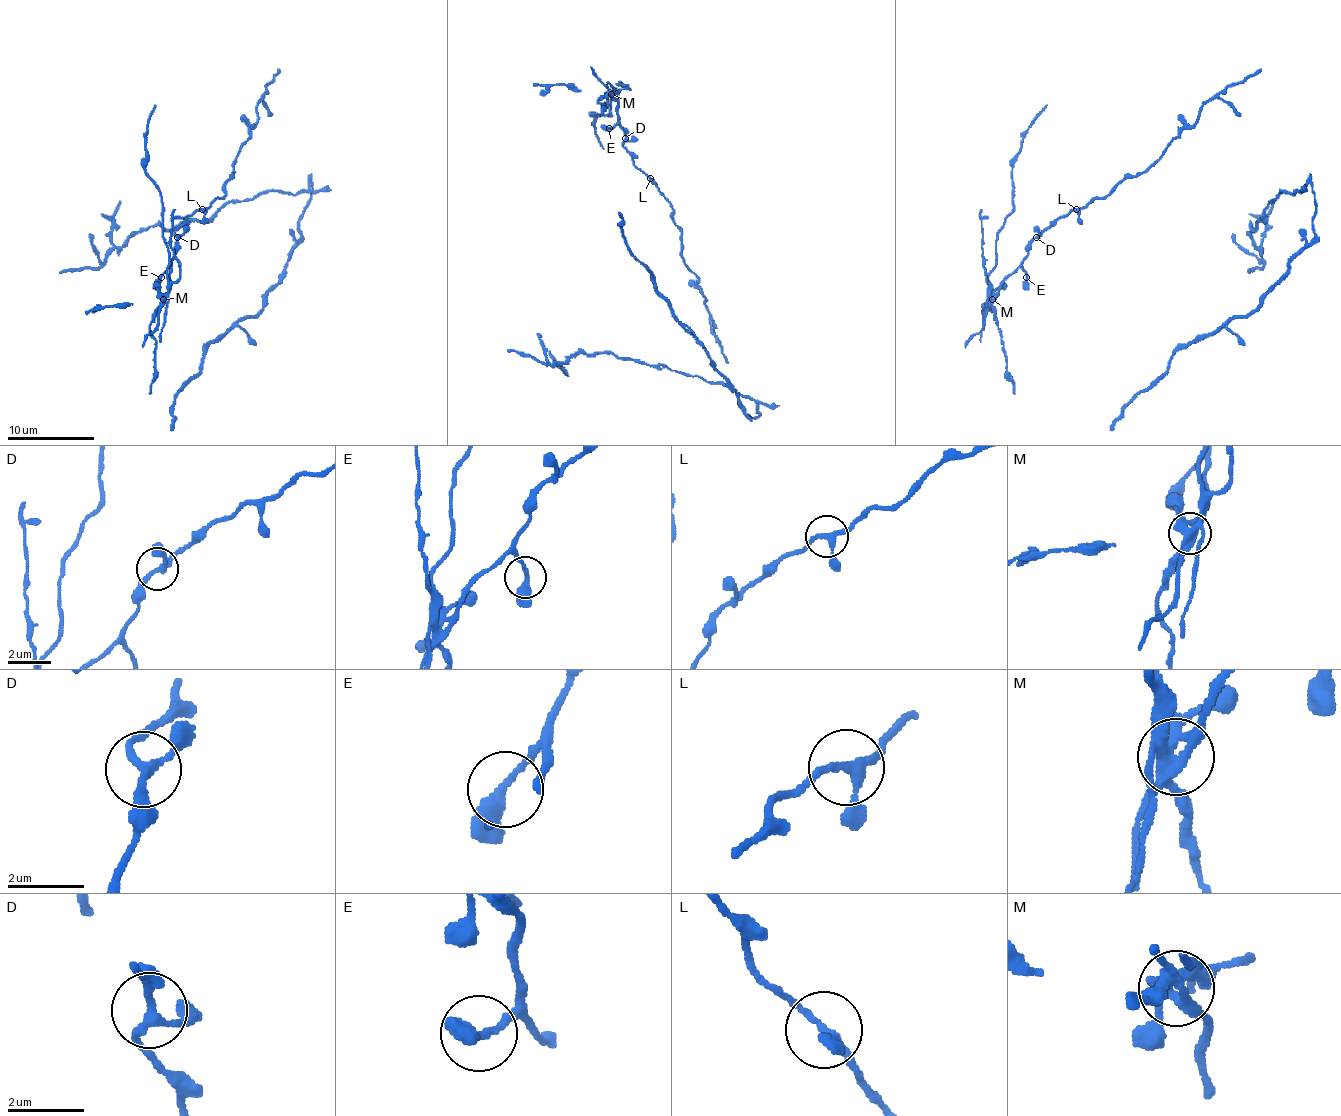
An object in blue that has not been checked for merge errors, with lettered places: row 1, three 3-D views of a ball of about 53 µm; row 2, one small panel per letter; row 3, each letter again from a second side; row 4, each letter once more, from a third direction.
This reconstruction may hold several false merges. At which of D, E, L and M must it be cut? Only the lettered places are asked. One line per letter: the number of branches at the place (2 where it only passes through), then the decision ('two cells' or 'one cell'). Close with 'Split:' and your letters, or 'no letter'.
D: 3 | one cell
E: 2 | one cell
L: 3 | two cells
M: 6 | two cells
Split: L, M

